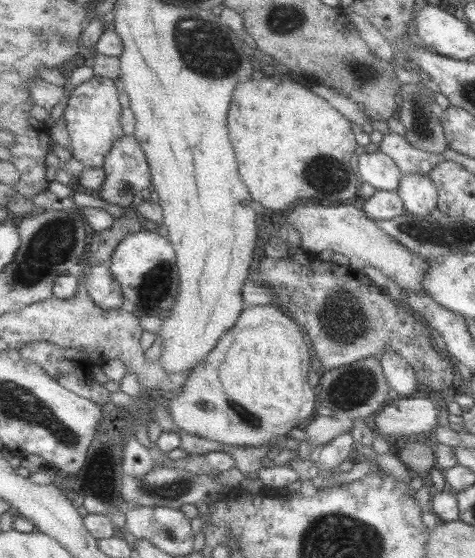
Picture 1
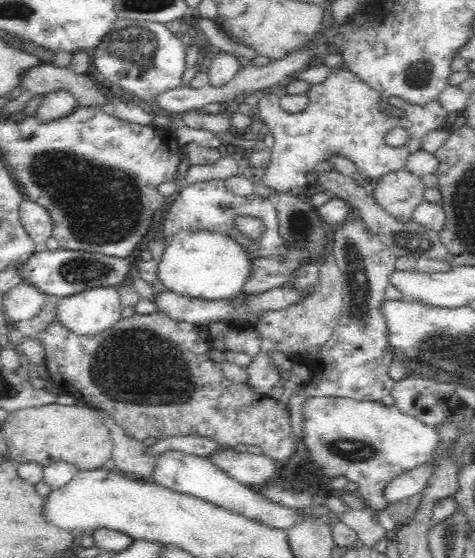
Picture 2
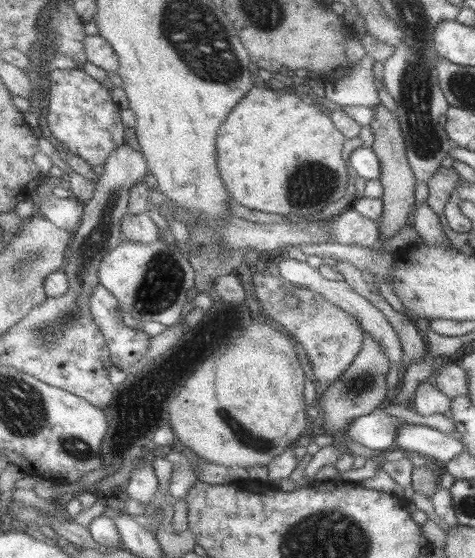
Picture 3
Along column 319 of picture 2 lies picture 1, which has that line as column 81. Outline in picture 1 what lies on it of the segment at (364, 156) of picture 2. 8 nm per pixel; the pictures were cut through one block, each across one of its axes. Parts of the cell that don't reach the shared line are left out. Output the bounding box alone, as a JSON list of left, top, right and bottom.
[64,75,126,168]

